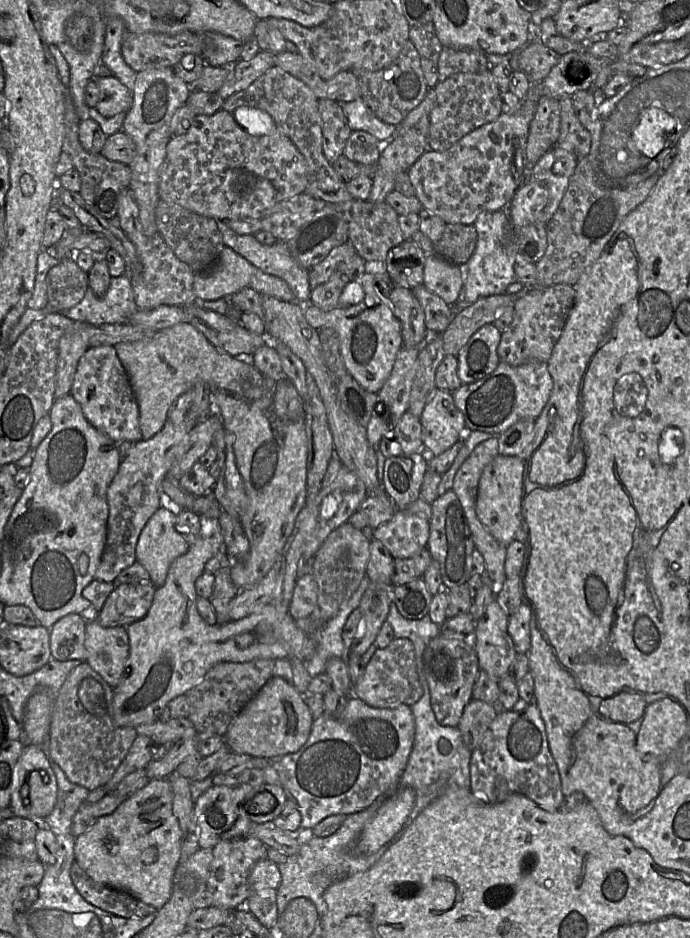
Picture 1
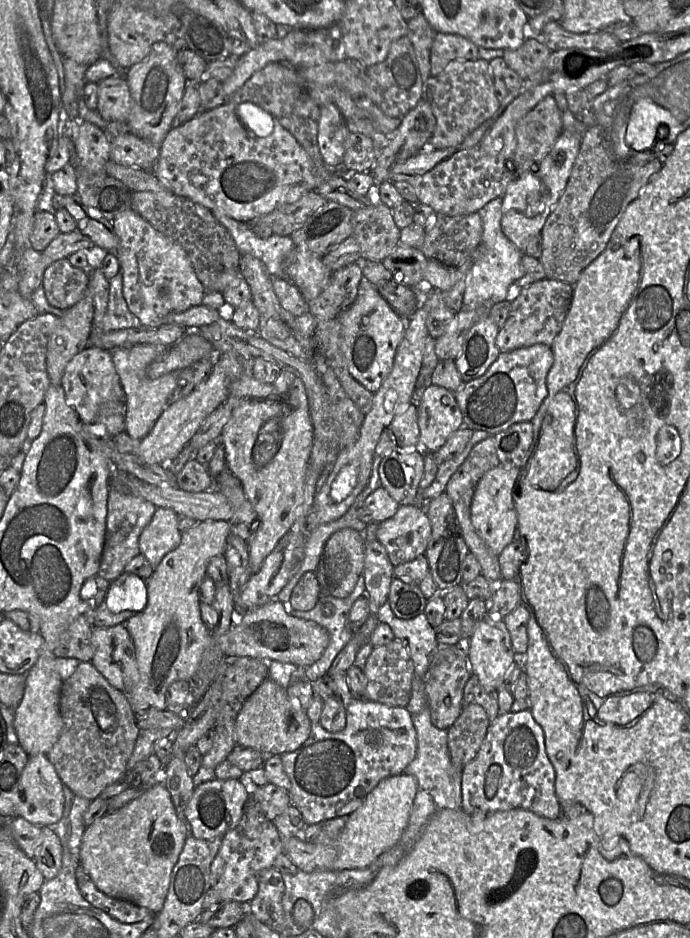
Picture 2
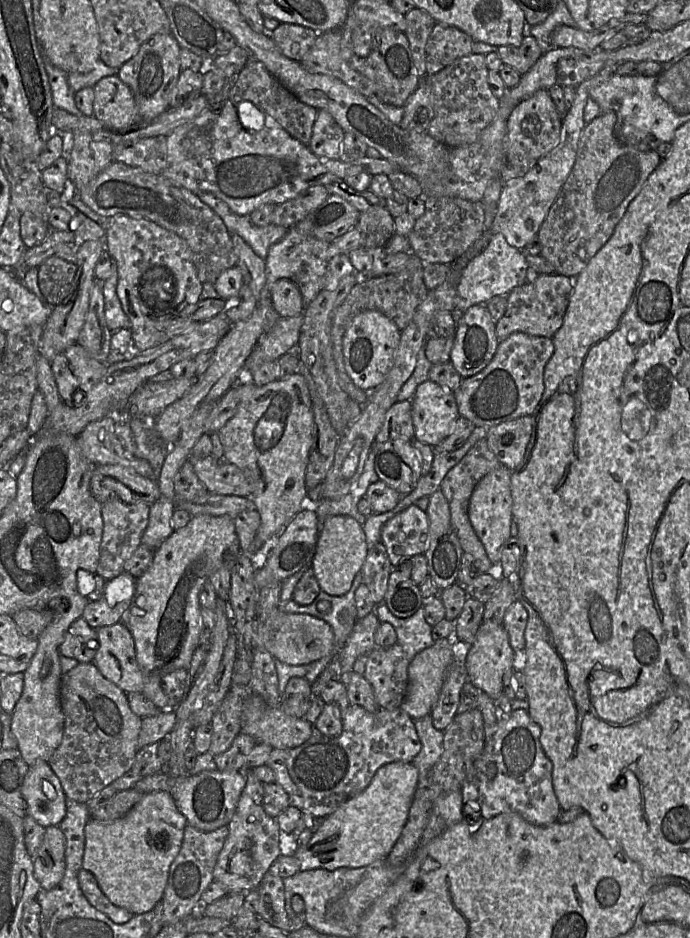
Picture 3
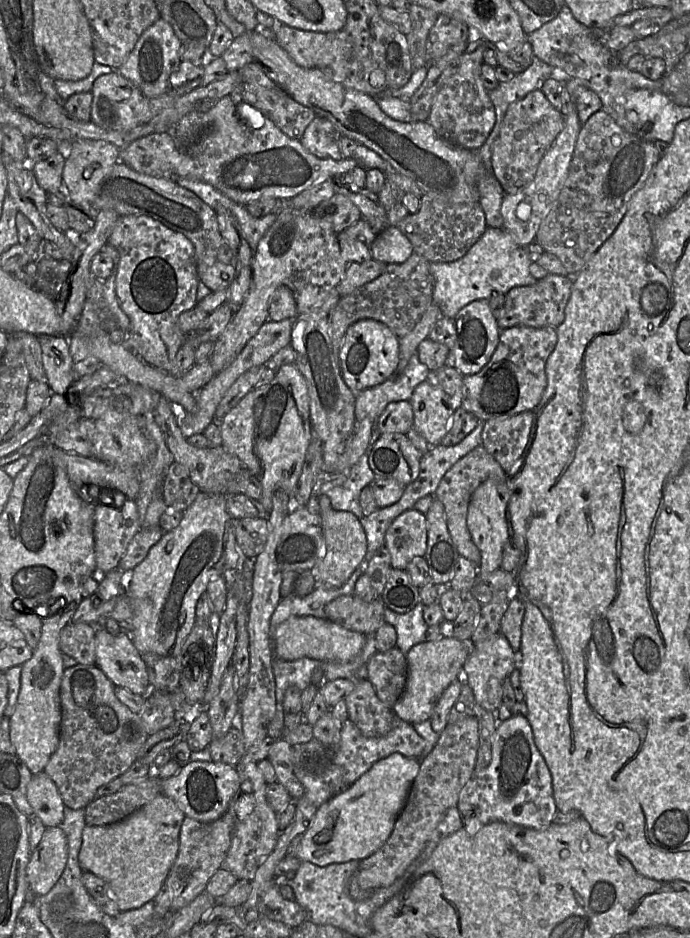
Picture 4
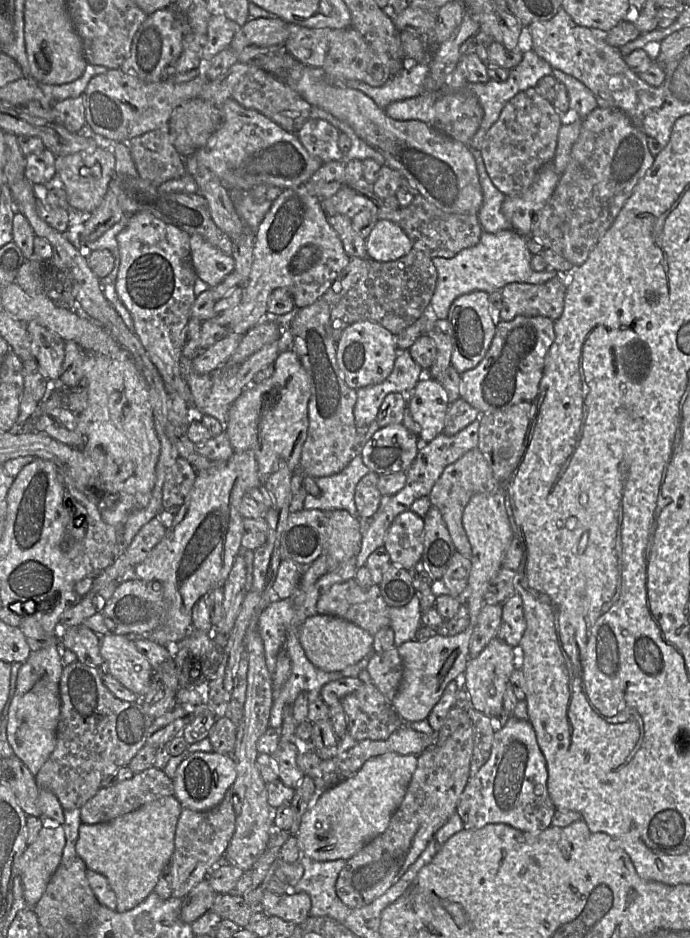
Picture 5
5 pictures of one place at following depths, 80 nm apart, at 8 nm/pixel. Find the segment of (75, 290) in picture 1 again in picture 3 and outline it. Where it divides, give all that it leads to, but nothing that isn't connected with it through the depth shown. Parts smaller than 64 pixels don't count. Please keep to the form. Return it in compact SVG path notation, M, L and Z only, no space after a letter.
M57 256L47 258L38 268L39 288L50 306L63 303L72 293L77 265Z

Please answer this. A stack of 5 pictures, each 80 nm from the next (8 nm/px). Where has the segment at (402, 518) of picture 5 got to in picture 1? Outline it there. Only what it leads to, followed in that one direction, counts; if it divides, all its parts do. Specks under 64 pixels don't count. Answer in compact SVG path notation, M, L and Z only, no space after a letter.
M397 509L389 521L373 530L372 536L387 548L394 559L406 559L427 547L429 534L428 520Z

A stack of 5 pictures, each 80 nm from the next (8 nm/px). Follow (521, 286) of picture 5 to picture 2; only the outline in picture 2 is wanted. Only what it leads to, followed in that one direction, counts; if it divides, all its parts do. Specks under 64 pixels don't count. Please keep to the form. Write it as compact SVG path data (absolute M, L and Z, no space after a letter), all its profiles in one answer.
M544 278L520 289L511 301L510 313L504 326L499 329L496 338L499 351L511 352L535 344L552 346L569 310L573 287L563 281Z

